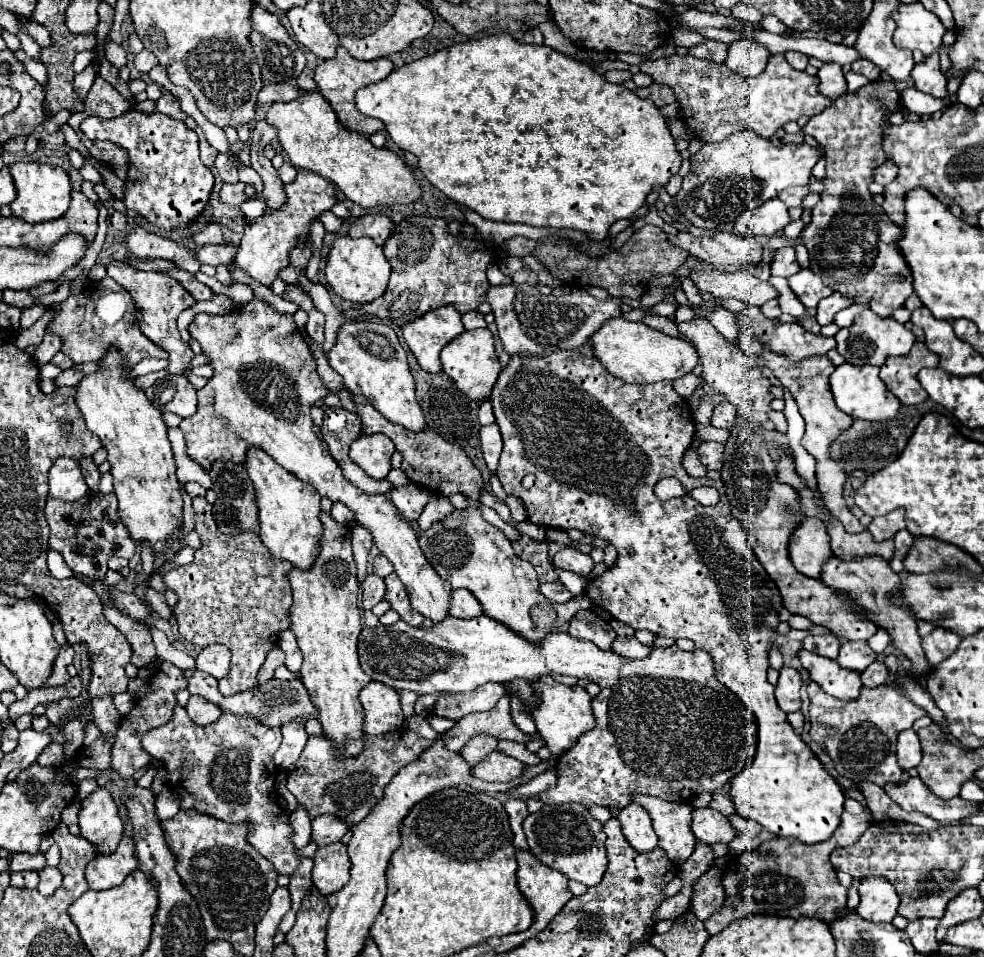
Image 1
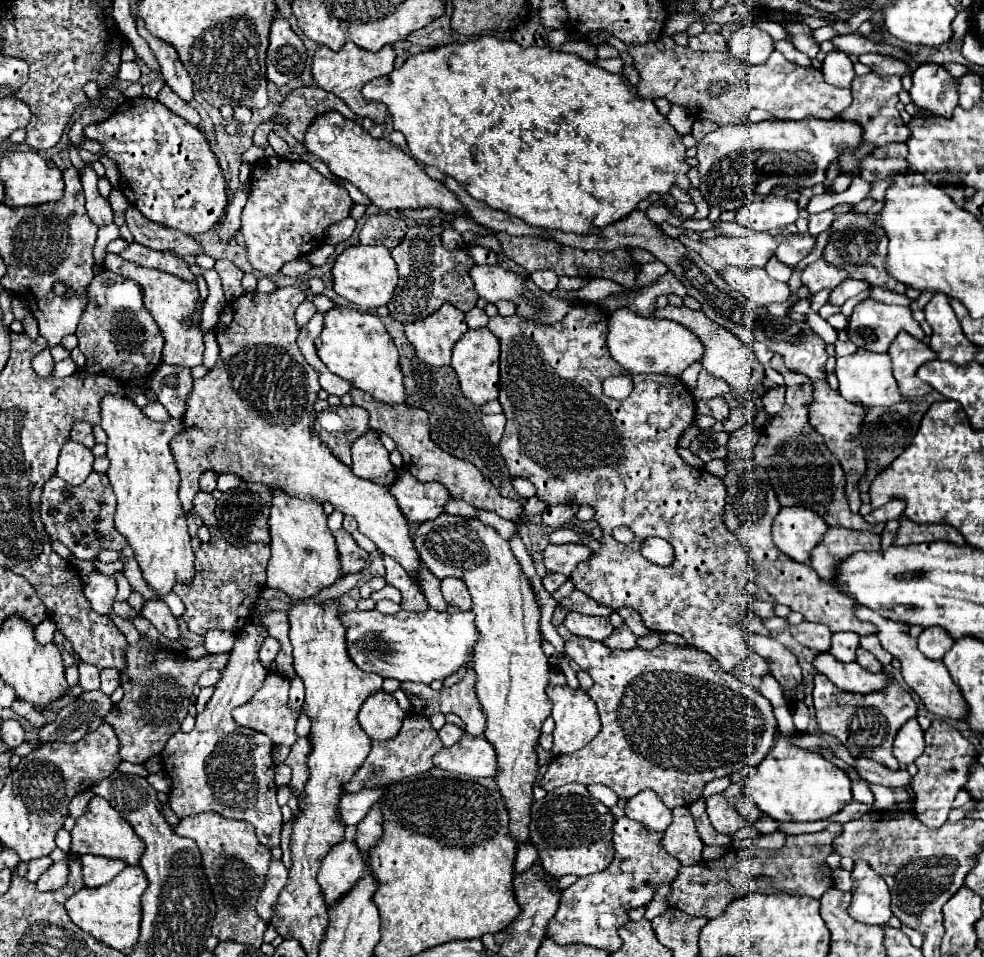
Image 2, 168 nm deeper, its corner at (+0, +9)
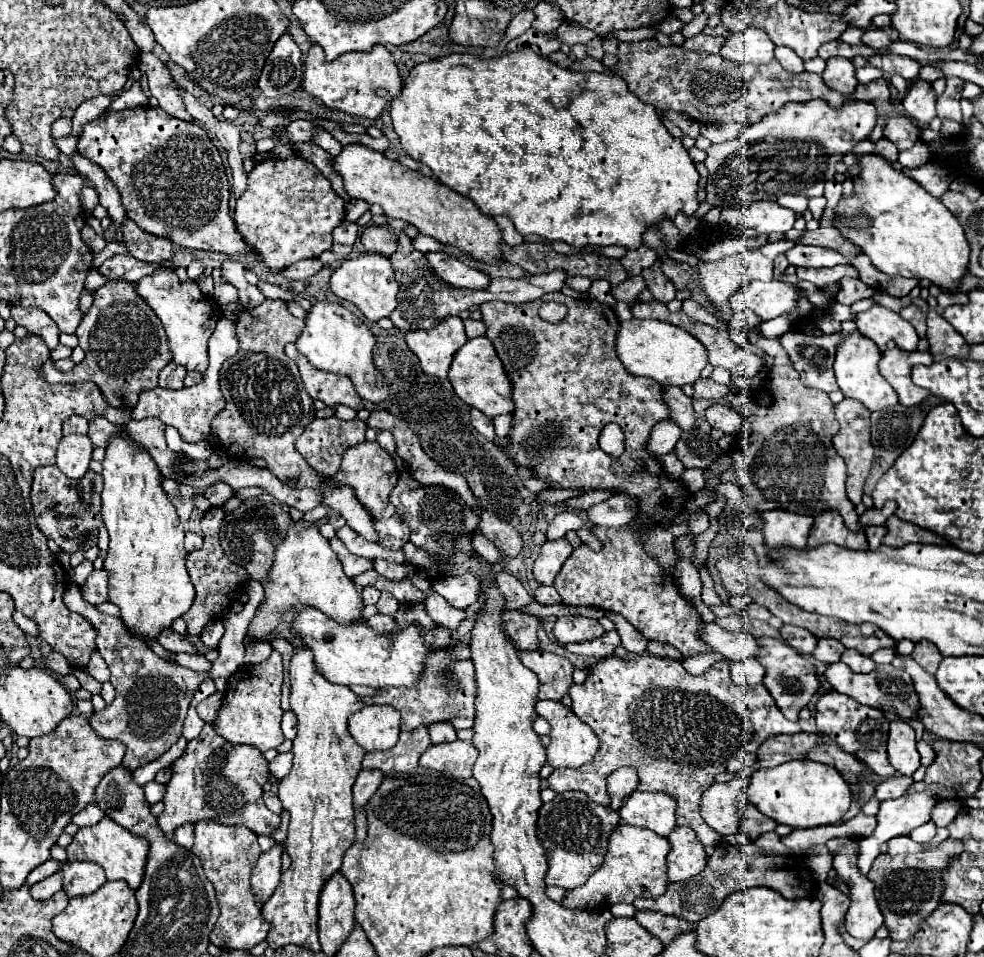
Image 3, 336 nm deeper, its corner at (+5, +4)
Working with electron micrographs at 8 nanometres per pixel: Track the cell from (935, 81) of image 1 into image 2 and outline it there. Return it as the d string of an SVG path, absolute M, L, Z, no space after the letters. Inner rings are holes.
M920 63L912 73L910 99L916 107L950 119L958 105L956 79L936 63Z

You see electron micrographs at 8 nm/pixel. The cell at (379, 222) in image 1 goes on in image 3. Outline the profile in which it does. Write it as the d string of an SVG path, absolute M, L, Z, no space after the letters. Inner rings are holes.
M367 226L361 234L361 244L367 252L377 252L383 256L391 256L397 250L399 236L385 226Z

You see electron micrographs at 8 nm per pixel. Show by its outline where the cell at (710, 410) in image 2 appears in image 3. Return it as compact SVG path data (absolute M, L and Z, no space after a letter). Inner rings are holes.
M713 404L705 410L705 418L713 428L723 430L725 434L737 434L743 418L729 406L723 404Z

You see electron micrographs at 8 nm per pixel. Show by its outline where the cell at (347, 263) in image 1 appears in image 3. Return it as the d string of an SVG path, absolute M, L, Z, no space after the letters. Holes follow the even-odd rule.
M363 254L355 260L345 260L333 272L329 284L331 284L331 292L337 298L353 302L365 314L365 318L373 320L373 322L389 316L393 312L393 308L397 306L399 286L397 286L395 274L393 274L393 266L391 266L389 258L381 256L381 254Z

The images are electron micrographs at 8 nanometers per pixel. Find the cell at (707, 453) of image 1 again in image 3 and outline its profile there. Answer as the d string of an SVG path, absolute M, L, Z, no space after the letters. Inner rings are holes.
M695 428L693 432L683 432L675 446L675 454L685 464L685 468L705 470L711 462L715 462L715 458L719 458L721 452L723 450L719 448L719 444L699 428Z

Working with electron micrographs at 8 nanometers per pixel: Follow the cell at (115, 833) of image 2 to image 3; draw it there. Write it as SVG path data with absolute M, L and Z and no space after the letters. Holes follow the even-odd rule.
M105 816L95 826L79 828L79 832L73 836L73 842L65 850L67 850L69 862L75 862L75 860L97 862L103 866L107 880L125 880L131 888L137 890L137 886L143 880L143 868L145 868L145 860L149 852L149 842L145 838L133 836L129 830L117 826L117 822Z

